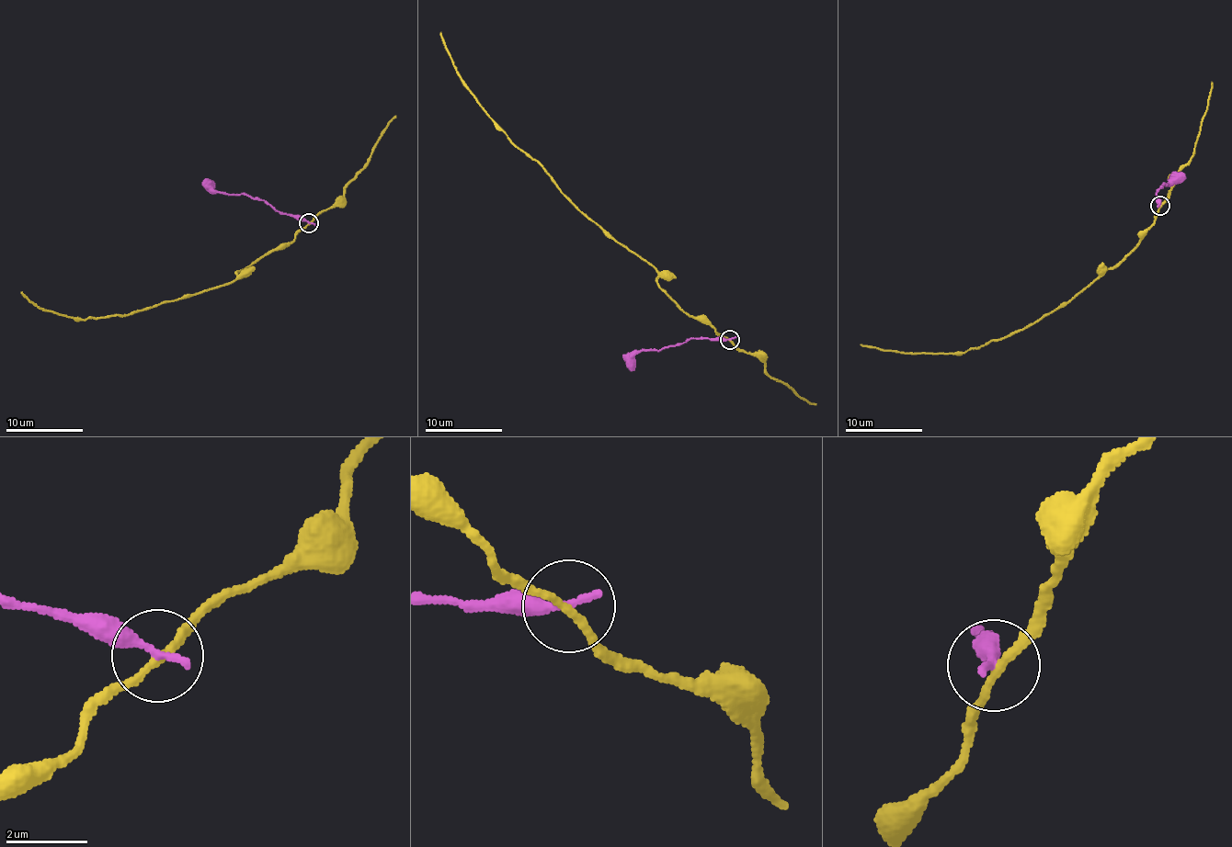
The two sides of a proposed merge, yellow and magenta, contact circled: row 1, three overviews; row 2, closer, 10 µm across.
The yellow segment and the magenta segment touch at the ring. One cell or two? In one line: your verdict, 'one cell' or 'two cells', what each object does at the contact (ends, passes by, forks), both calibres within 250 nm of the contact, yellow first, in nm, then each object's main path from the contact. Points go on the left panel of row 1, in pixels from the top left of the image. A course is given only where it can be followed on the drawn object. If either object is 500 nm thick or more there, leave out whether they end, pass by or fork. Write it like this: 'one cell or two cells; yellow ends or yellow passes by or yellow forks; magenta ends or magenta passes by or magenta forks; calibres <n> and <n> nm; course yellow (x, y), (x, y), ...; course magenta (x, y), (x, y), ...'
two cells; yellow passes by; magenta ends; calibres 190 and 280 nm; course yellow (309, 223), (292, 241), (237, 272), (229, 284), (127, 315), (67, 318), (41, 310), (22, 292); course magenta (309, 223), (279, 213), (267, 204), (242, 193), (219, 194), (209, 186)

